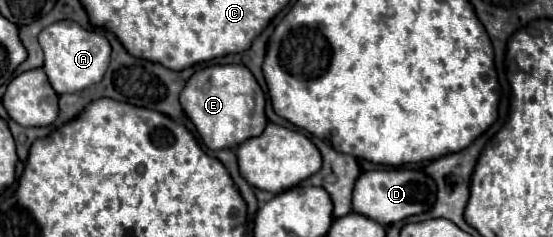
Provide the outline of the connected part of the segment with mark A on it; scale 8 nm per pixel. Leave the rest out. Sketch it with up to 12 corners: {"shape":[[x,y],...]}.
{"shape":[[73,20],[39,34],[57,94],[101,82],[109,40]]}

